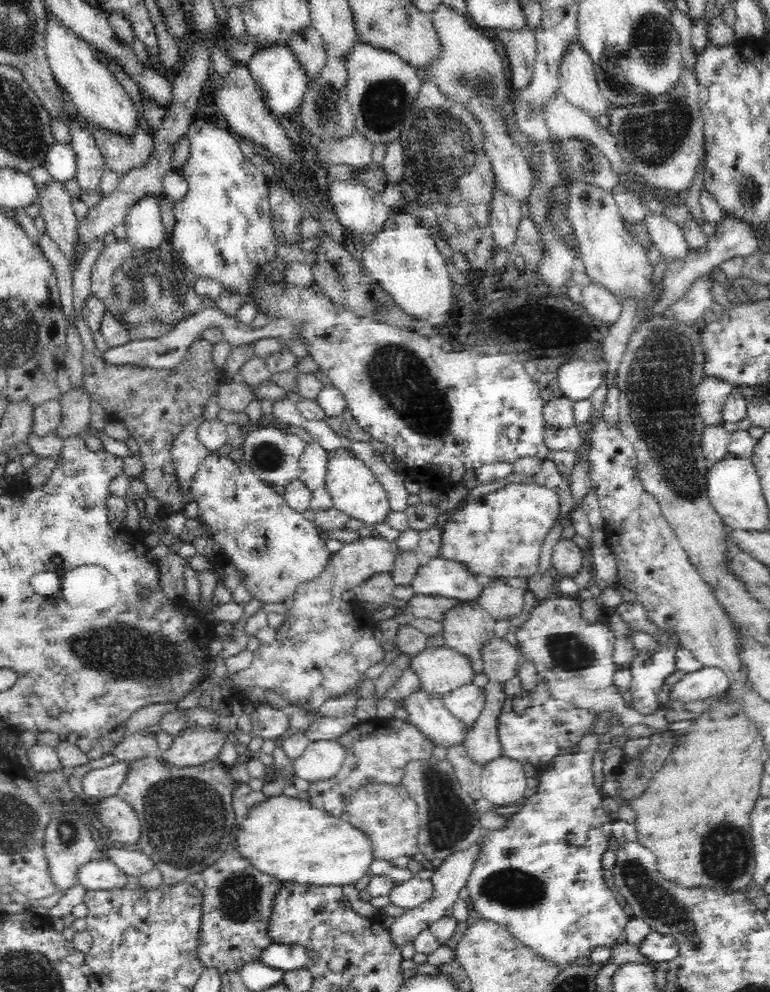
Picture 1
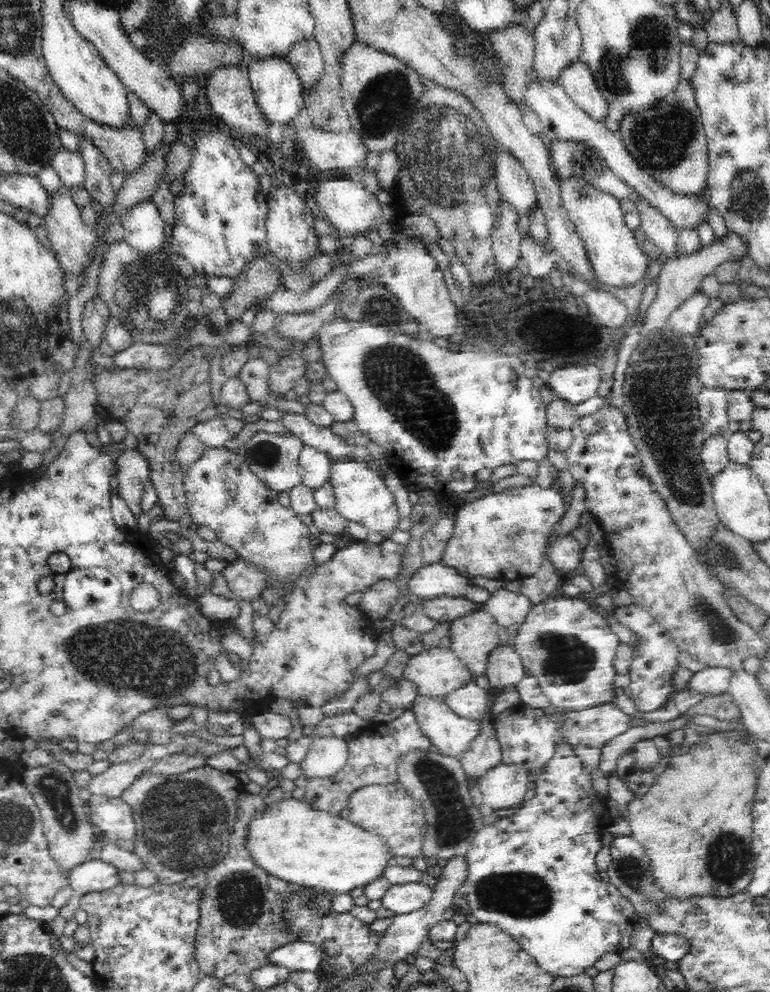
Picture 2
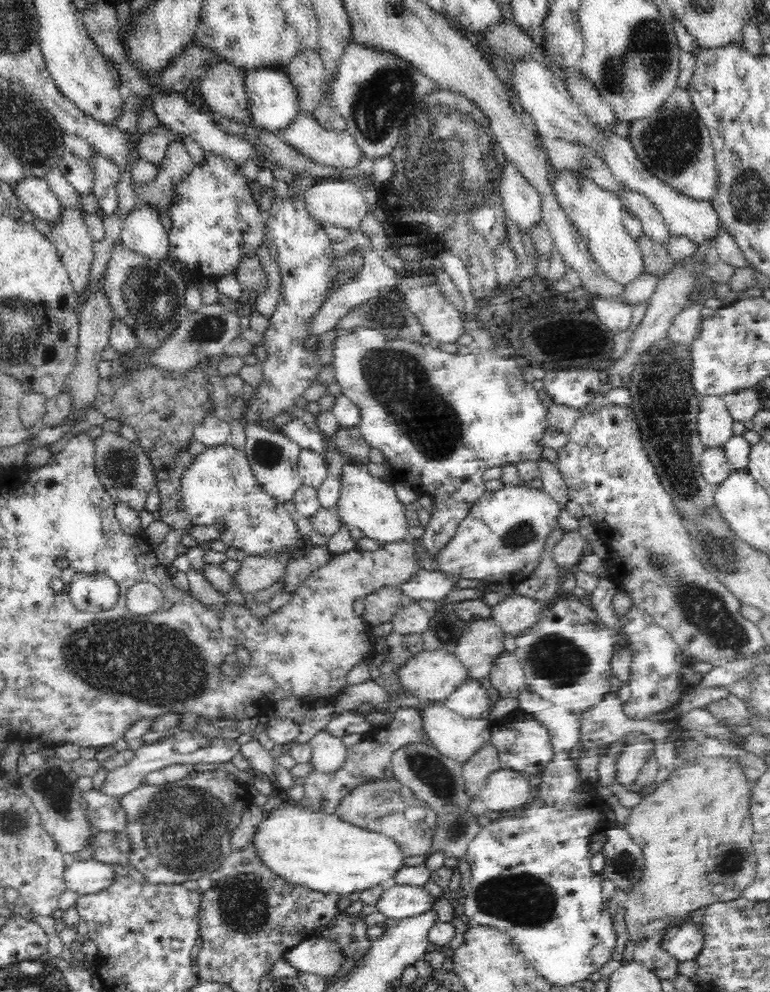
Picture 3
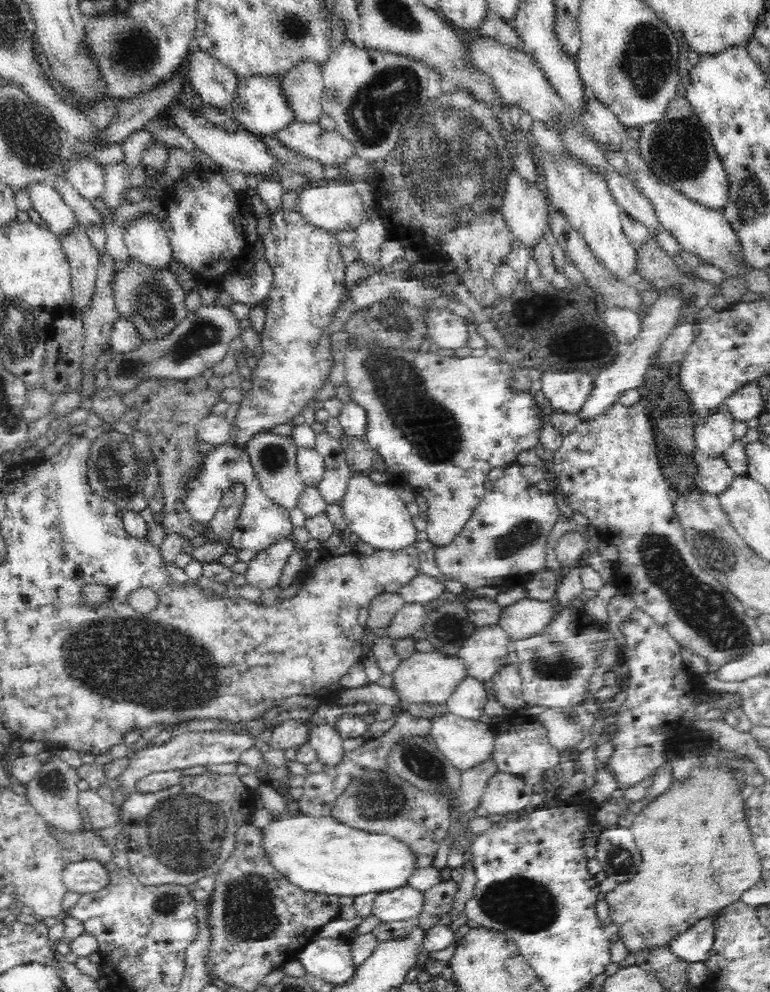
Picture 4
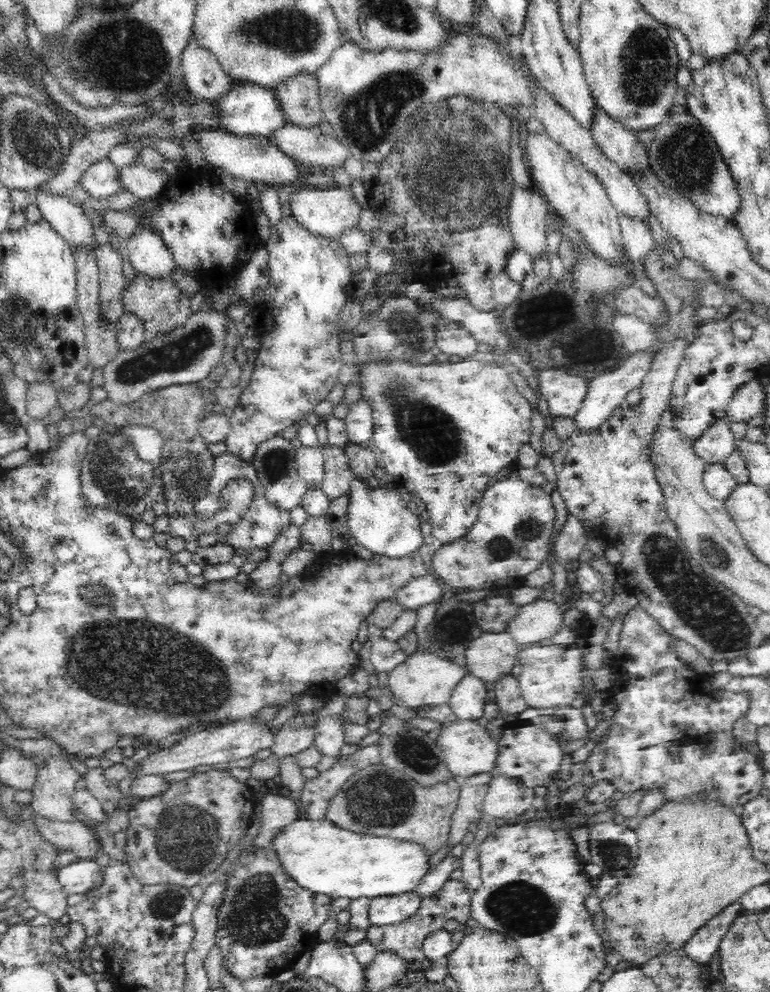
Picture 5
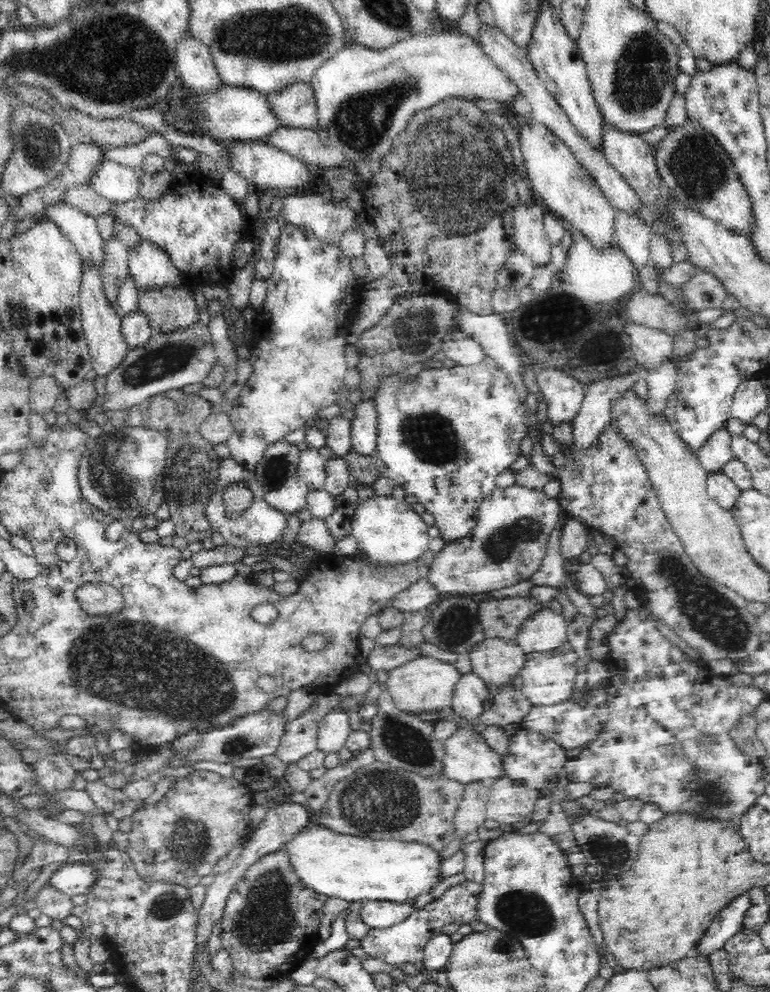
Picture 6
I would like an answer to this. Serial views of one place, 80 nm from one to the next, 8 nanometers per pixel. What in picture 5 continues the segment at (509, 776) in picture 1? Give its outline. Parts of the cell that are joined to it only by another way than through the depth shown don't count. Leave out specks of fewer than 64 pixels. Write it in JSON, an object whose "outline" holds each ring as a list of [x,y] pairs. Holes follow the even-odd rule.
{"outline":[[[494,775],[484,799],[484,812],[494,818],[520,816],[532,808],[536,797],[533,788],[524,786],[517,779]]]}

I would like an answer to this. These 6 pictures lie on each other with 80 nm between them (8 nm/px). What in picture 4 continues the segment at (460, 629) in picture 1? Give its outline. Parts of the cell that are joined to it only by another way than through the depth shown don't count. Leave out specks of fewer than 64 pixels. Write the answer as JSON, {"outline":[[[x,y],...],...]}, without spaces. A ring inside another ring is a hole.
{"outline":[[[500,626],[477,627],[457,653],[467,675],[481,681],[492,680],[496,672],[509,664],[510,640],[508,633]]]}

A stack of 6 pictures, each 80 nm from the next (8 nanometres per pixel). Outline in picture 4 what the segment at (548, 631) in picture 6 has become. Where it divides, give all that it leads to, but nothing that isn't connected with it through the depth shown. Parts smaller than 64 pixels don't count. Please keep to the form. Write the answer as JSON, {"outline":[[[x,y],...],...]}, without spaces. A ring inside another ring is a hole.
{"outline":[[[527,599],[505,608],[505,614],[499,626],[508,633],[511,640],[520,641],[540,636],[546,632],[546,628],[555,621],[559,606],[555,601],[540,601]]]}

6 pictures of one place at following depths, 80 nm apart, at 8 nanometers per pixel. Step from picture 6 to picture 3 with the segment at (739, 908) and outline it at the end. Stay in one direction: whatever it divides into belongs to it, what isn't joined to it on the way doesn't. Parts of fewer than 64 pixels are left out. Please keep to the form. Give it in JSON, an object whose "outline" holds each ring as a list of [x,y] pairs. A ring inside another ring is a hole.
{"outline":[[[690,921],[680,927],[670,928],[659,945],[668,955],[687,964],[689,960],[696,961],[700,957],[706,940],[704,924]]]}

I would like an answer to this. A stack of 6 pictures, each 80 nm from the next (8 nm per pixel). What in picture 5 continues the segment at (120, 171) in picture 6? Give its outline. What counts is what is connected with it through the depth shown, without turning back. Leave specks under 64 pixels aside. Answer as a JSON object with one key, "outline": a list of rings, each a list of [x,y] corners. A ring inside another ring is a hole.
{"outline":[[[110,159],[100,160],[92,164],[80,180],[80,186],[96,198],[106,198],[126,194],[128,187],[122,181],[121,168],[110,162]]]}

